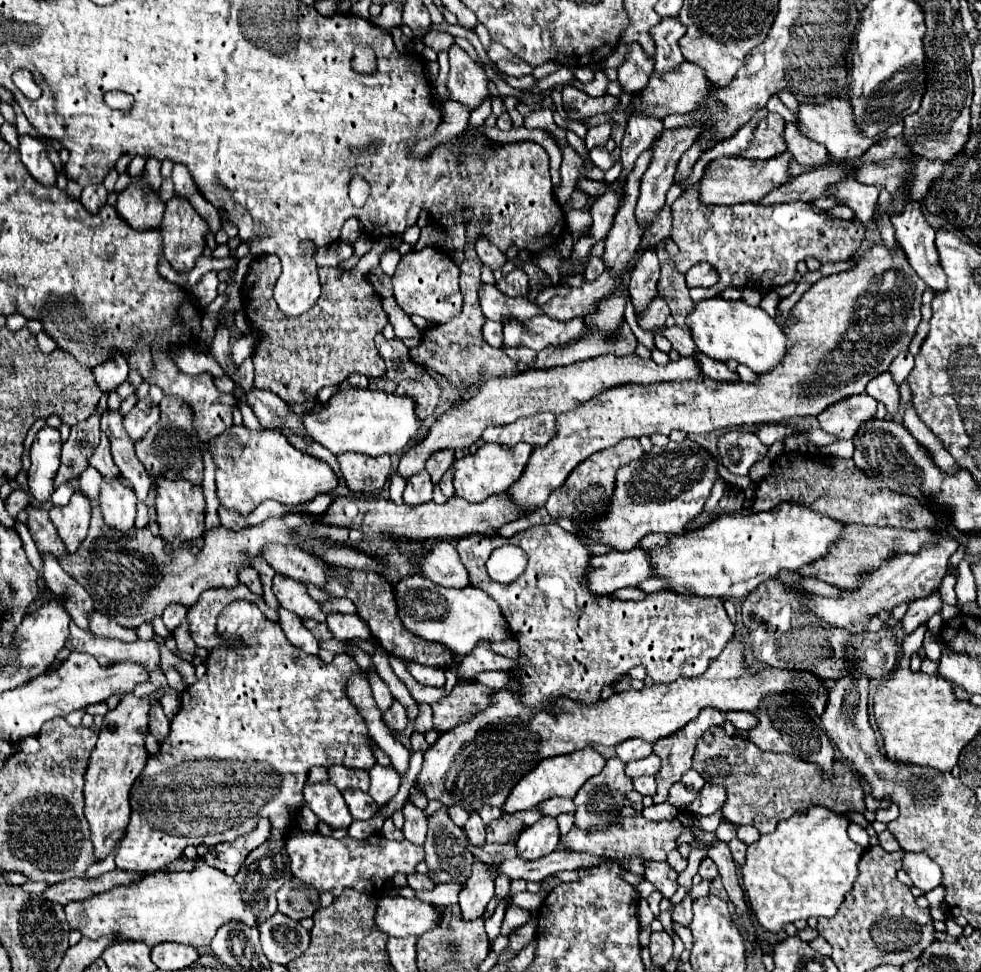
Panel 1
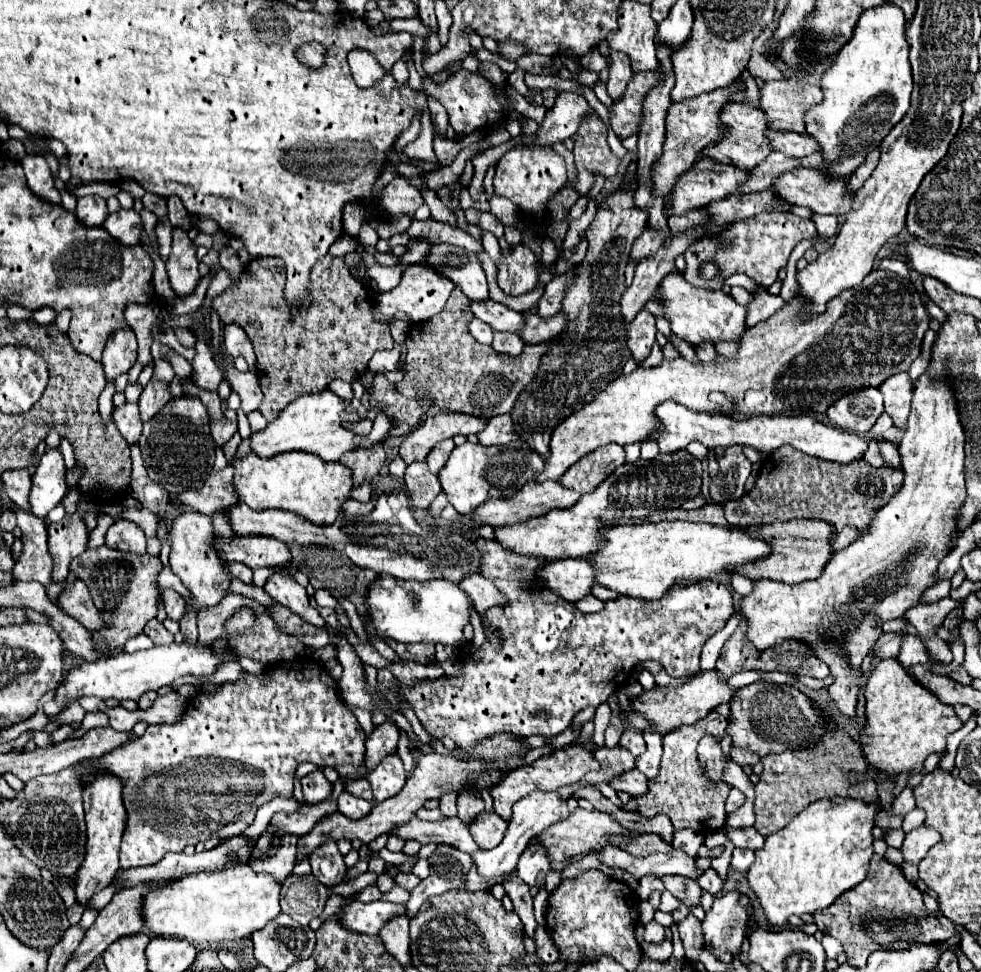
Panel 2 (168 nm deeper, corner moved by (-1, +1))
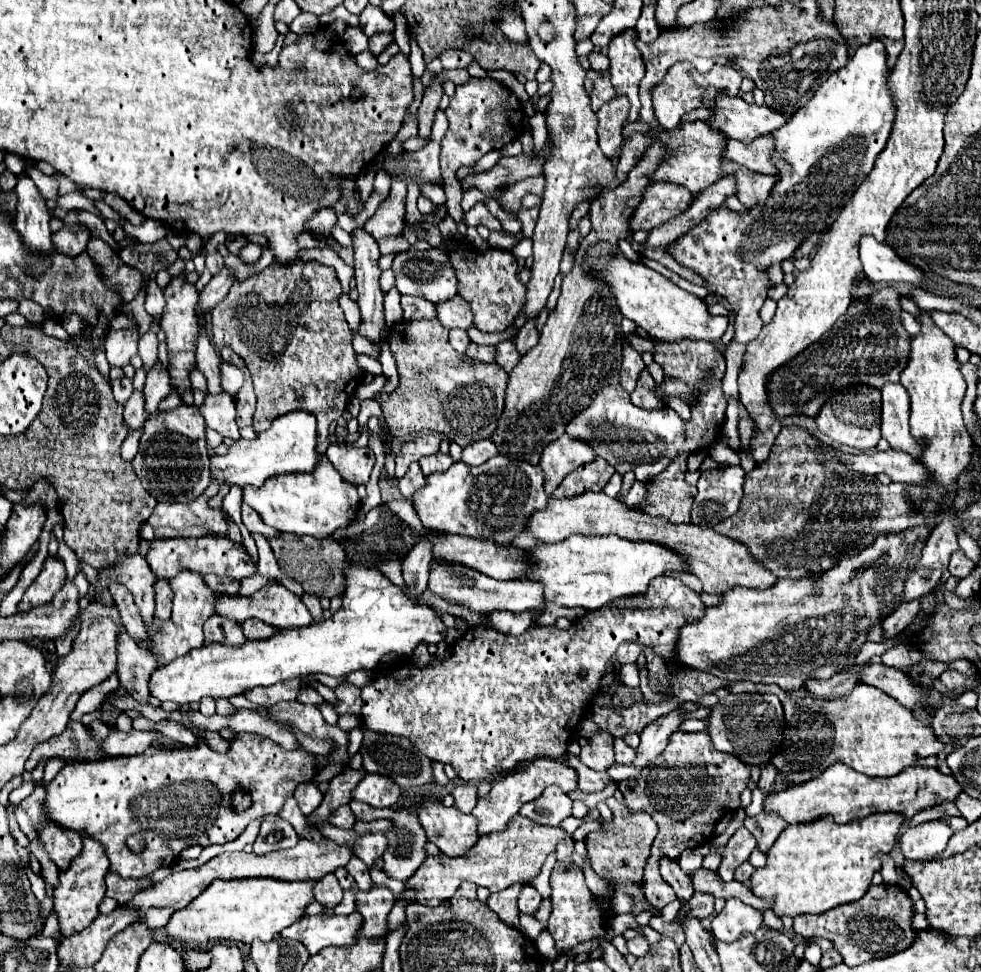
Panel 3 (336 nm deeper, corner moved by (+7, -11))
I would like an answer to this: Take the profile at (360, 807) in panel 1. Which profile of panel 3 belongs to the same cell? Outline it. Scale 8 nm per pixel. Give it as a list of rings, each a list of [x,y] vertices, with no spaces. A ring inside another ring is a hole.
[[[342,806],[342,808],[336,808],[332,814],[330,814],[330,824],[332,826],[338,826],[342,830],[352,830],[354,824],[356,824],[356,816],[352,814],[350,806]]]

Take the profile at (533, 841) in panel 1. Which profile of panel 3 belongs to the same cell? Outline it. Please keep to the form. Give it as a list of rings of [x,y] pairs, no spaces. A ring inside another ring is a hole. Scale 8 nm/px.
[[[524,884],[522,890],[520,890],[520,896],[518,896],[518,908],[520,908],[520,912],[524,912],[524,914],[532,914],[532,912],[538,910],[540,900],[542,900],[542,898],[540,898],[540,894],[536,892],[536,888],[530,886],[530,884]]]

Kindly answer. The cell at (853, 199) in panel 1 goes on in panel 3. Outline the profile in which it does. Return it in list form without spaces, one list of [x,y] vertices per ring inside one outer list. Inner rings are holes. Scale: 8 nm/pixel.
[[[726,162],[724,164],[724,176],[726,174],[734,174],[738,178],[738,188],[736,188],[736,196],[738,200],[746,206],[760,206],[768,200],[774,184],[778,182],[778,176],[768,176],[768,174],[758,174],[758,172],[750,172],[738,164]]]

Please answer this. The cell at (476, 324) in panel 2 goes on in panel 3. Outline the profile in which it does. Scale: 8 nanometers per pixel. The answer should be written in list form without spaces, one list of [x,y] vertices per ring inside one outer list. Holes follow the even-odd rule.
[[[460,328],[450,330],[450,344],[452,344],[452,348],[454,348],[456,352],[462,352],[462,354],[464,354],[470,342],[472,342],[472,340],[470,340],[470,336],[468,336],[466,332],[462,332]]]

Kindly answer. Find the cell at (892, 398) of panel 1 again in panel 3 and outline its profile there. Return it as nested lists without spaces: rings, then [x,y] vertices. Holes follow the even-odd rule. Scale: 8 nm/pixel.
[[[900,384],[882,386],[882,438],[888,440],[892,450],[918,456],[918,440],[910,436],[908,410],[910,400],[906,400],[906,390]]]

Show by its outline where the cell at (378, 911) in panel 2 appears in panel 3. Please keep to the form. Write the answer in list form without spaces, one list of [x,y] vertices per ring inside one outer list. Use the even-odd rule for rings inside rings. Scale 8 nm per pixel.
[[[352,912],[348,916],[316,914],[316,916],[304,916],[302,920],[284,928],[282,936],[302,942],[310,954],[316,954],[328,946],[356,944],[358,942],[356,934],[360,932],[360,928],[362,928],[362,916],[358,912]]]

